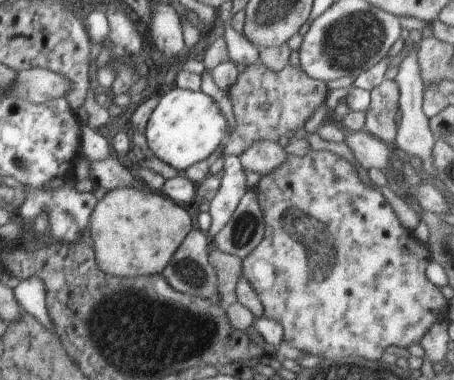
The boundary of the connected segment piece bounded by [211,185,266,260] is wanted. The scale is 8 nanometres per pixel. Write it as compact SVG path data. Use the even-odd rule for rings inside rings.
M258 185L242 196L232 218L214 238L215 248L244 259L255 250L264 238L266 226L258 201Z

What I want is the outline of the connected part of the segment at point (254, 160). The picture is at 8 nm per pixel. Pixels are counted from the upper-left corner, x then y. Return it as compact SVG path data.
M263 141L250 146L244 154L240 154L240 163L246 172L257 172L264 177L280 168L290 154L276 141Z

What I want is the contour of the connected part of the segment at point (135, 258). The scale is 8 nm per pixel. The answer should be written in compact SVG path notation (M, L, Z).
M124 186L124 188L114 188L114 190L108 190L102 199L98 199L97 207L93 211L93 215L89 221L90 234L92 235L92 245L94 243L94 251L97 252L98 266L105 274L110 274L111 277L142 277L148 274L164 274L166 266L172 261L174 254L185 243L185 239L189 237L190 228L192 228L192 220L190 220L190 214L182 208L181 204L174 204L173 200L167 198L165 195L157 194L155 191L144 192L134 188L133 186Z

